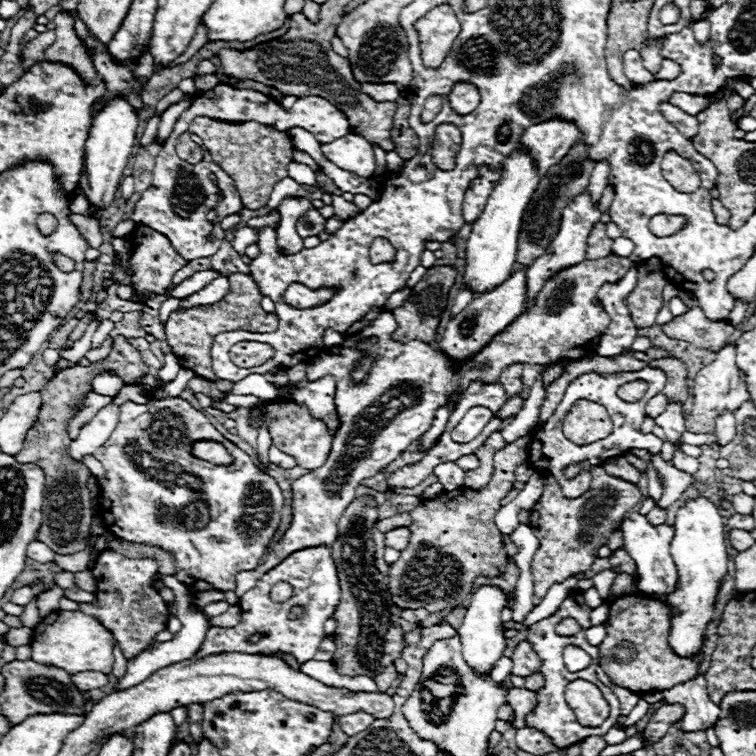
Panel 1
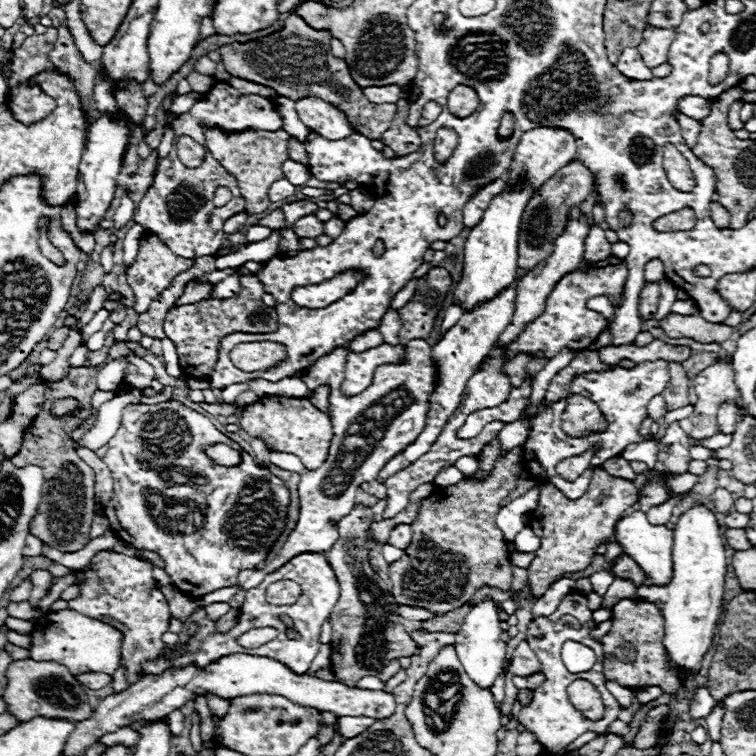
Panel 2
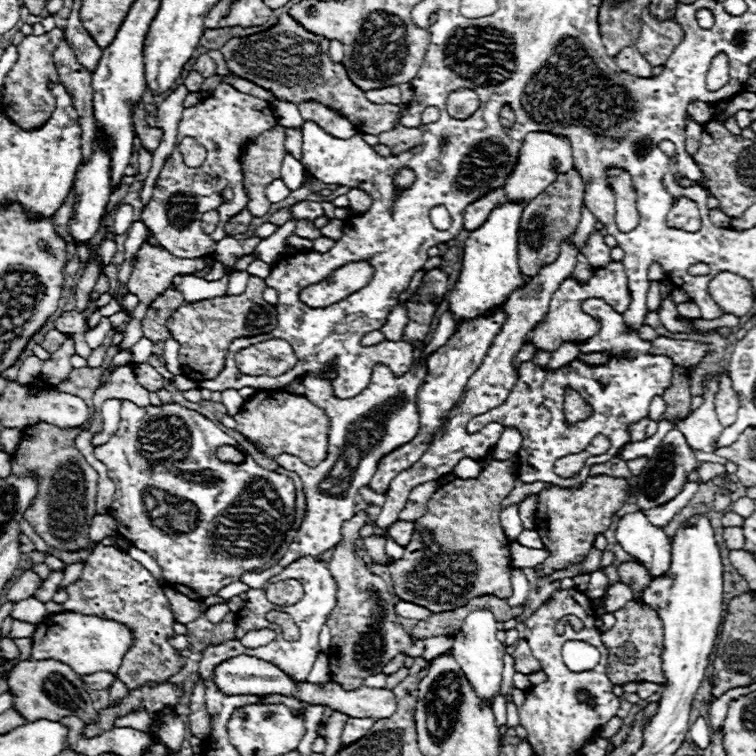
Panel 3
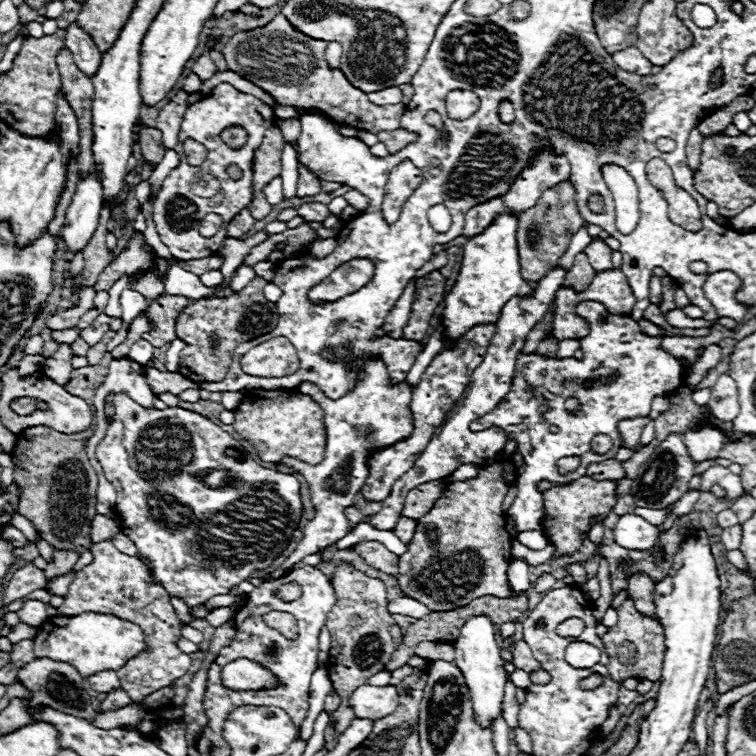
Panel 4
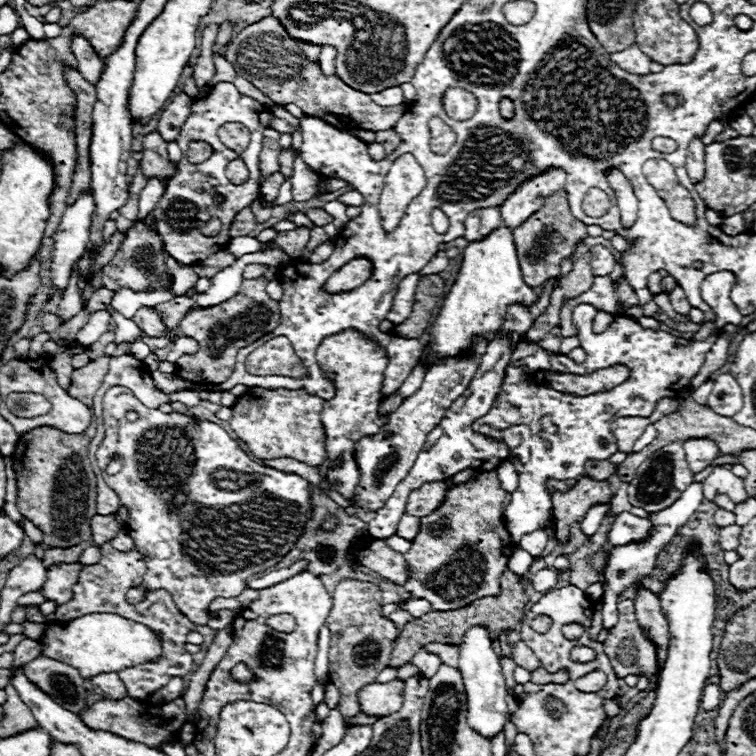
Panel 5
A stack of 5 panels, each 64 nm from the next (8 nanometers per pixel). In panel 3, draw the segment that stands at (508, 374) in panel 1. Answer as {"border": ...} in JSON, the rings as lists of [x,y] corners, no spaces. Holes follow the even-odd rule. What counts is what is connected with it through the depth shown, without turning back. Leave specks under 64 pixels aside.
{"border":[[[532,342],[524,344],[524,346],[522,346],[522,350],[518,352],[518,356],[514,358],[514,366],[518,368],[518,364],[520,364],[520,362],[526,362],[526,360],[532,360],[532,358],[534,358],[534,354],[536,354],[536,348],[534,348],[534,344],[532,344]]]}

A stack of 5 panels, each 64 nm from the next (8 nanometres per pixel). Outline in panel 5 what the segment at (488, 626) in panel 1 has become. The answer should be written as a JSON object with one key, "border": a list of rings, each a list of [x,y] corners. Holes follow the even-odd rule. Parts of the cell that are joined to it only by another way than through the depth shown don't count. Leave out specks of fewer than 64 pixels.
{"border":[[[480,626],[470,628],[464,634],[464,642],[460,644],[460,666],[458,666],[464,686],[466,686],[466,704],[468,704],[468,724],[474,732],[480,732],[484,738],[494,738],[500,734],[510,718],[506,704],[506,682],[502,676],[502,666],[494,654],[488,632]]]}

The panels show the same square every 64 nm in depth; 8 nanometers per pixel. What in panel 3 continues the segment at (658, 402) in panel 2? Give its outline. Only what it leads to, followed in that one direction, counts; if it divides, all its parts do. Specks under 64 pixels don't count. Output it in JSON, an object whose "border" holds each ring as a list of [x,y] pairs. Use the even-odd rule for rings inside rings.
{"border":[[[656,396],[654,400],[652,400],[652,404],[650,404],[650,420],[658,420],[662,414],[664,414],[664,410],[666,410],[666,402],[664,402],[664,398],[662,396]]]}

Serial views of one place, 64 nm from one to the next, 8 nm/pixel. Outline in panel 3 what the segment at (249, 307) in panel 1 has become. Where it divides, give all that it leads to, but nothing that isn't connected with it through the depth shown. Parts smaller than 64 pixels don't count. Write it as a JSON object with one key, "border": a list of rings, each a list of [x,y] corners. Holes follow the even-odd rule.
{"border":[[[250,276],[248,286],[240,296],[222,296],[222,298],[184,304],[172,314],[172,318],[168,320],[168,330],[172,332],[172,338],[180,342],[180,364],[184,376],[192,378],[192,370],[194,370],[202,374],[202,380],[216,378],[226,364],[228,346],[234,338],[258,336],[272,332],[276,328],[278,314],[276,308],[262,298],[264,288],[266,284],[262,278]]]}

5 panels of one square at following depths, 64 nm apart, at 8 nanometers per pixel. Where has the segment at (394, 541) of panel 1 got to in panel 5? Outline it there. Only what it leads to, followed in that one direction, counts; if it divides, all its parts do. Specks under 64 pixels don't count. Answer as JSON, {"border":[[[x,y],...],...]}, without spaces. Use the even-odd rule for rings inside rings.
{"border":[[[404,514],[400,518],[400,524],[398,524],[398,536],[400,538],[406,538],[406,540],[414,540],[416,534],[420,532],[420,518],[418,516],[408,516]]]}

